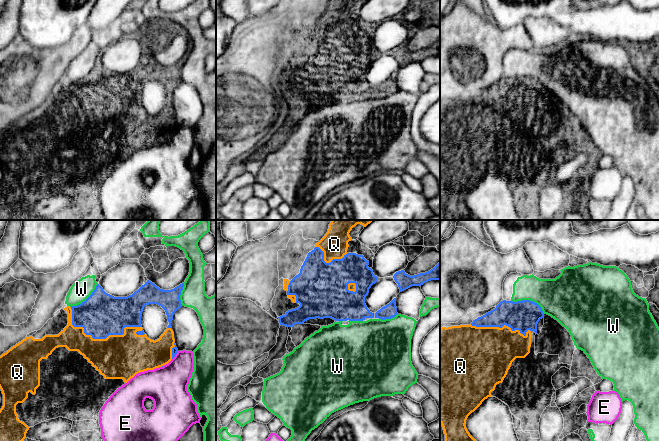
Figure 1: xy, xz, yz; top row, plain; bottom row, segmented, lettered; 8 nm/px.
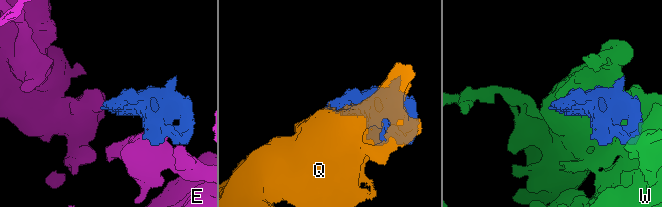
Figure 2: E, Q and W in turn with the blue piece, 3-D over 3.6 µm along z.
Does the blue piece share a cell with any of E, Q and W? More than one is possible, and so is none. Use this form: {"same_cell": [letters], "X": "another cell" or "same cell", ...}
{"same_cell": ["Q"], "E": "another cell", "Q": "same cell", "W": "another cell"}

